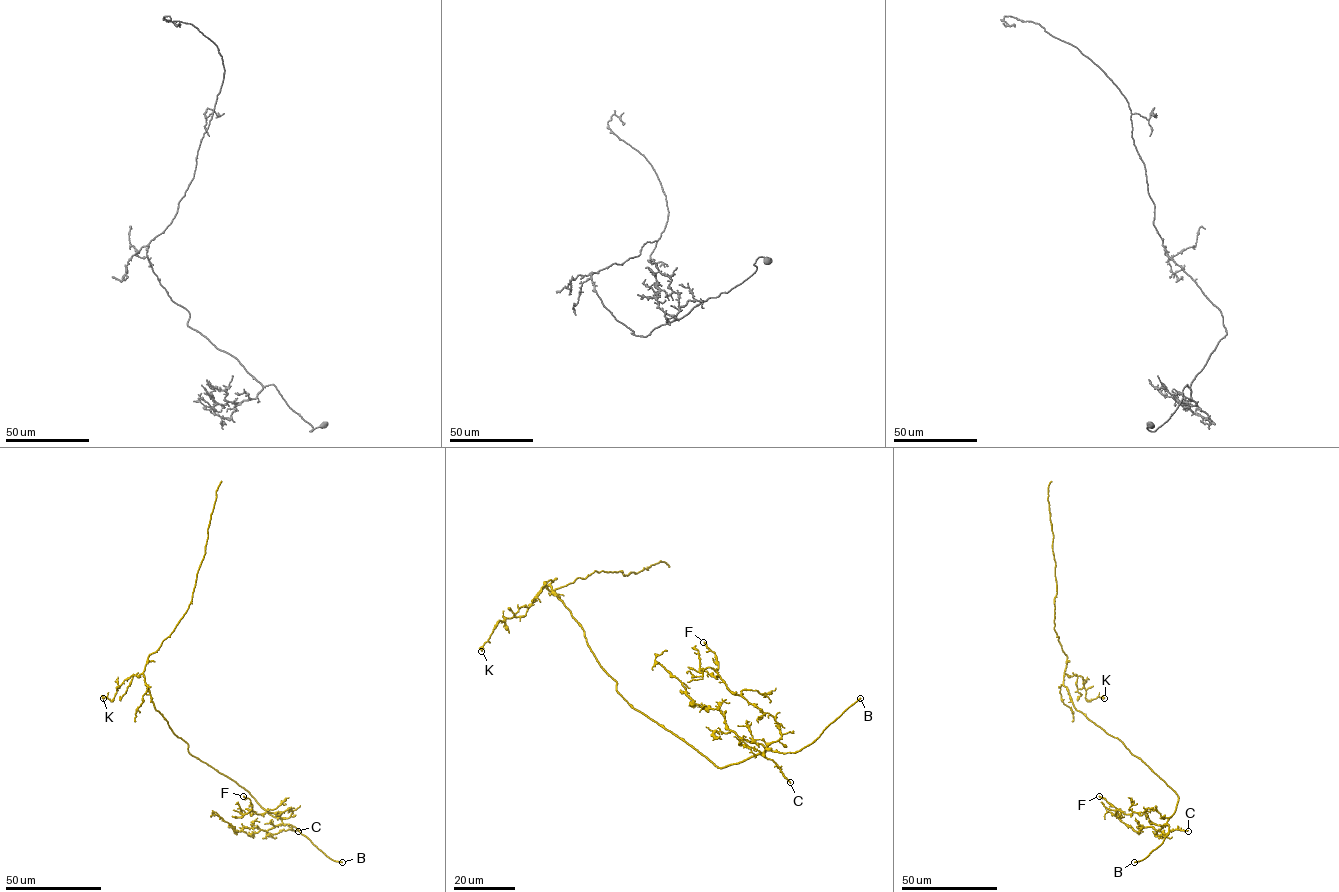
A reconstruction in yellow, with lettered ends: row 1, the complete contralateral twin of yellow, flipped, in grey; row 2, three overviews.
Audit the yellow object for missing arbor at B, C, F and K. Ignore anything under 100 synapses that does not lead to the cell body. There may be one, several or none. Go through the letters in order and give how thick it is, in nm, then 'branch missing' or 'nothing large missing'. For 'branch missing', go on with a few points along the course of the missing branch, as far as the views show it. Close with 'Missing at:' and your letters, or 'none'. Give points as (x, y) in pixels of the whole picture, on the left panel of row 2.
B: 190 nm thick; branch missing; missing branch runs (342, 862), (362, 862)
C: 140 nm thick; nothing large missing
F: 240 nm thick; nothing large missing
K: 480 nm thick; nothing large missing
Missing at: B

